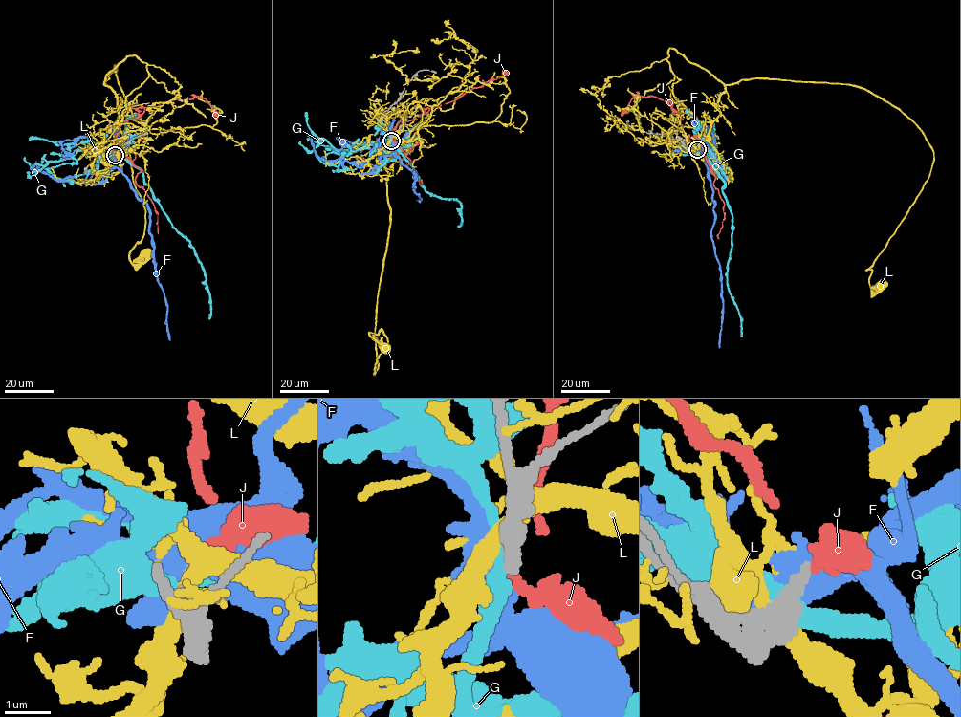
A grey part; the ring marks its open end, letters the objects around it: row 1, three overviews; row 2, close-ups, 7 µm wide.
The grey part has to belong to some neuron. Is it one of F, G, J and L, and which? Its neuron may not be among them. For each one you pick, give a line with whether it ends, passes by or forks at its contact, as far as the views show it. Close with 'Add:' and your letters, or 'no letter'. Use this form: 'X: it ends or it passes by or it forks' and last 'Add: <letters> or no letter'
J: it ends
Add: J

